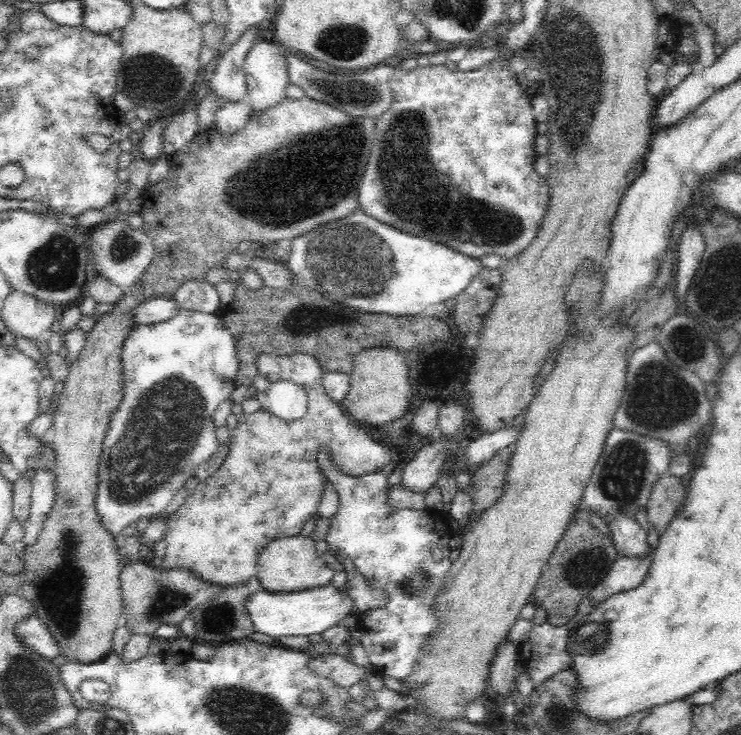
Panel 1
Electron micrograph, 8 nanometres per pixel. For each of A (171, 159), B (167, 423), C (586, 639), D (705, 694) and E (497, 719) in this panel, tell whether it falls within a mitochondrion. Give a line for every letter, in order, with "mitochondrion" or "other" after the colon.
A: other
B: mitochondrion
C: mitochondrion
D: other
E: other

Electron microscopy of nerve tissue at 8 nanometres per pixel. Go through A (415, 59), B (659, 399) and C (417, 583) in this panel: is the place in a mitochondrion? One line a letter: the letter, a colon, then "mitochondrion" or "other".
A: other
B: mitochondrion
C: mitochondrion

